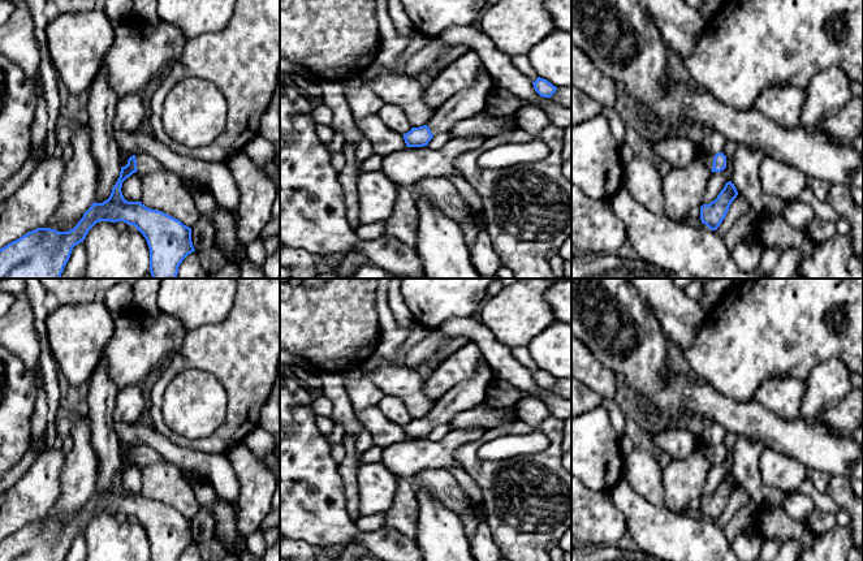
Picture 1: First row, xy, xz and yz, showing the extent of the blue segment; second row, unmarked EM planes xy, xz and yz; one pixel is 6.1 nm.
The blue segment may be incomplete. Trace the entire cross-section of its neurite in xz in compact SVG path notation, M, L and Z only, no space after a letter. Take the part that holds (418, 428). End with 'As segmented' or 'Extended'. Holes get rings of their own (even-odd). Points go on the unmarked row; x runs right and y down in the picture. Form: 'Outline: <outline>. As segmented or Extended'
Outline: M482 358L476 374L471 379L457 384L440 397L427 417L411 419L404 426L406 437L427 437L435 426L449 424L457 413L471 410L486 402L487 389L495 377L496 375L487 361Z. Extended

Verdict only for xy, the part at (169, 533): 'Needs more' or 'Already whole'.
Needs more

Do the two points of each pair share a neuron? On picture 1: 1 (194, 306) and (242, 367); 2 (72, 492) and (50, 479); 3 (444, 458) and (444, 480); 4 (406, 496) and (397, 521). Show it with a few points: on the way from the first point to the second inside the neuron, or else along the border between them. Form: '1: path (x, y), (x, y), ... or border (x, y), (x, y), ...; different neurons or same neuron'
1: border (233, 306), (220, 322), (202, 324), (186, 333); different neurons
2: border (67, 454), (60, 474), (60, 495), (48, 513); different neurons
3: border (445, 467), (424, 469), (414, 475); different neurons
4: path (405, 503), (404, 514); same neuron

